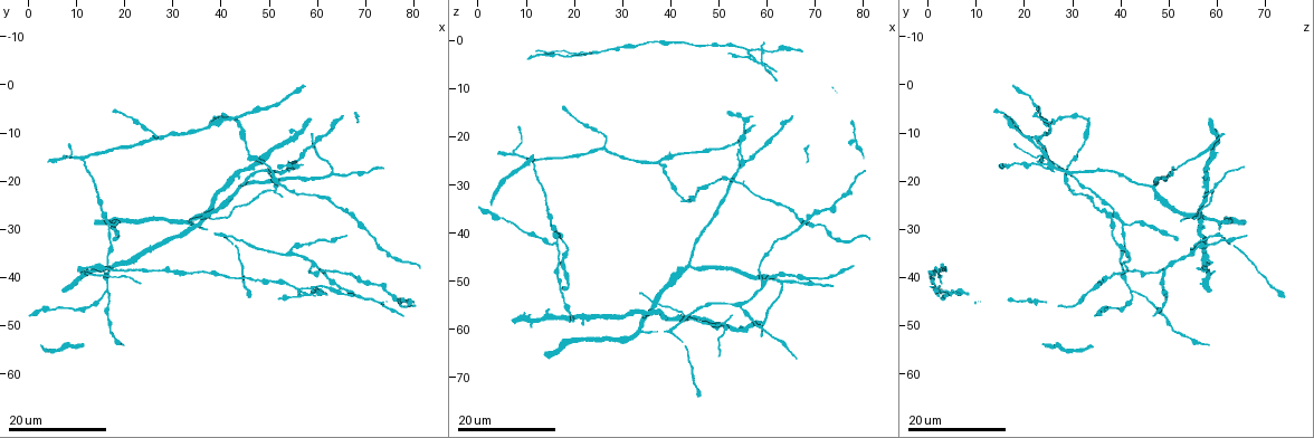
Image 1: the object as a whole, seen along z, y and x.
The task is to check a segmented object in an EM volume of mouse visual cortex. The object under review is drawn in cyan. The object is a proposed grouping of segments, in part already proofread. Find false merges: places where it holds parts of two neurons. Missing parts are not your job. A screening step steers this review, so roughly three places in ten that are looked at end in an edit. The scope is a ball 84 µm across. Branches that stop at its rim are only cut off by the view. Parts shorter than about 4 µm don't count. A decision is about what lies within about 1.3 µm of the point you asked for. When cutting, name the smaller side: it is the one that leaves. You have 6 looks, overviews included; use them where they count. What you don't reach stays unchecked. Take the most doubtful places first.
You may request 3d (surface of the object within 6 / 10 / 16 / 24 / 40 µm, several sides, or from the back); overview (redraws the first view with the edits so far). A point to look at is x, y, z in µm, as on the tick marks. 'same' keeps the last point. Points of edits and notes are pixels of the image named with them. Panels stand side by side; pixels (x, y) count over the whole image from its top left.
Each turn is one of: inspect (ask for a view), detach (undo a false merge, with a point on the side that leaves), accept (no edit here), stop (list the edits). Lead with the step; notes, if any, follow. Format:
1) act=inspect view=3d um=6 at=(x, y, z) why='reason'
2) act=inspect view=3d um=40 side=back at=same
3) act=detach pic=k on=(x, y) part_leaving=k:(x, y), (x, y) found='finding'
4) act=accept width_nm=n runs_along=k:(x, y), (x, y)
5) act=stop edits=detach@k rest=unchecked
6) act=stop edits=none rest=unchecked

act=inspect view=3d um=16 at=(62.5, 18.0, 50.0)

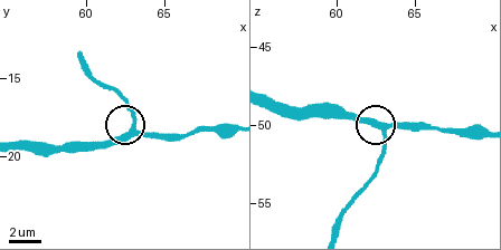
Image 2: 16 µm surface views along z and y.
act=inspect view=3d um=10 at=(63.0, 18.2, 50.4)

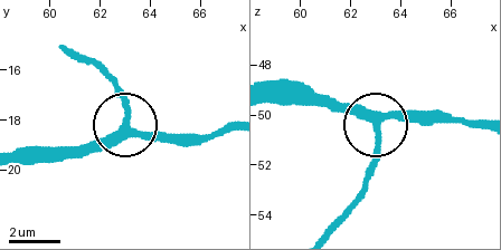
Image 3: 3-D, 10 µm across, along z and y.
act=accept runs_along=3:(18, 154), (76, 150), (128, 128), (183, 136) found='one neuron here'

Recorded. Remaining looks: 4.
act=inspect view=3d um=16 at=(37.5, 27.0, 54.5)

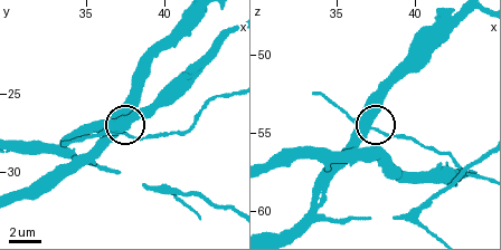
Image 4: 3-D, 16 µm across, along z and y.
act=inspect view=3d um=6 at=same why='zoom in'

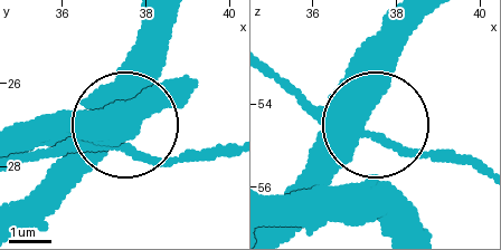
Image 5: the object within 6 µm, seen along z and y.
act=detach pic=5 on=(149, 160) width_nm=430 part_leaving=5:(347, 124), (482, 166) found='two neurons meet here'

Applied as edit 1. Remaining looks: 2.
act=inspect view=3d um=16 at=(40.0, 31.0, 60.5) why='a fork'

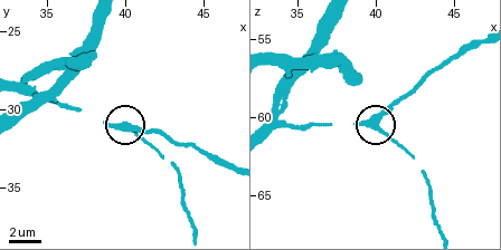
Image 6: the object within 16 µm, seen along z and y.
act=inspect view=3d um=10 at=(40.2, 31.0, 60.2) why='closer look'

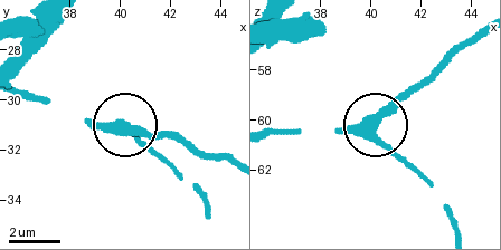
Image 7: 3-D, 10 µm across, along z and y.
act=accept arms=3 runs_along=7:(19, 89), (90, 119), (125, 126), (158, 160) found='all the same neuron'

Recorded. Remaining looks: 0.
act=stop edits=detach@5 rest=unchecked

